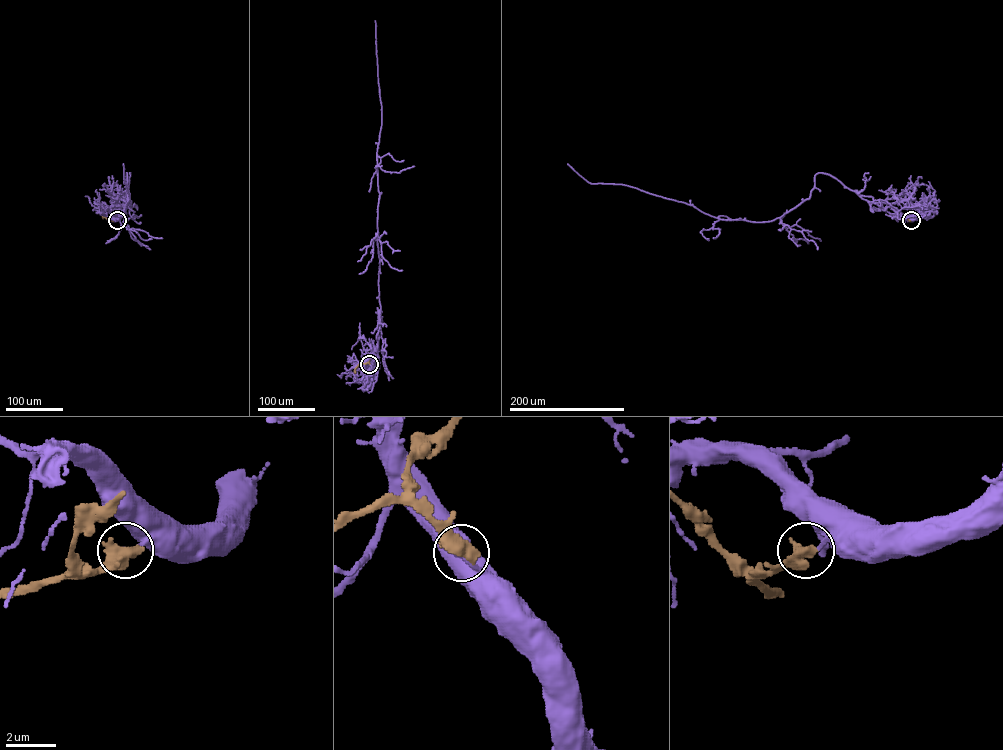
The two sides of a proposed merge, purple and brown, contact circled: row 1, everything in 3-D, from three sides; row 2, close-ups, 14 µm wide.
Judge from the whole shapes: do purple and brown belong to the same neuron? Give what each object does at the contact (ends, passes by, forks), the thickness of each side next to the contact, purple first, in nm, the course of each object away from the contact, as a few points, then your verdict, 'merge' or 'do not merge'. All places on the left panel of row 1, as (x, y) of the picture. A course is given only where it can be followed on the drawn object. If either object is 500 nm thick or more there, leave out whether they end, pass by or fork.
160 nm thick on the purple side, 700 nm on the other; purple runs (117, 220), (127, 203), (127, 173), (126, 222), (129, 199), (123, 164); brown runs (117, 220), (103, 218); do not merge

